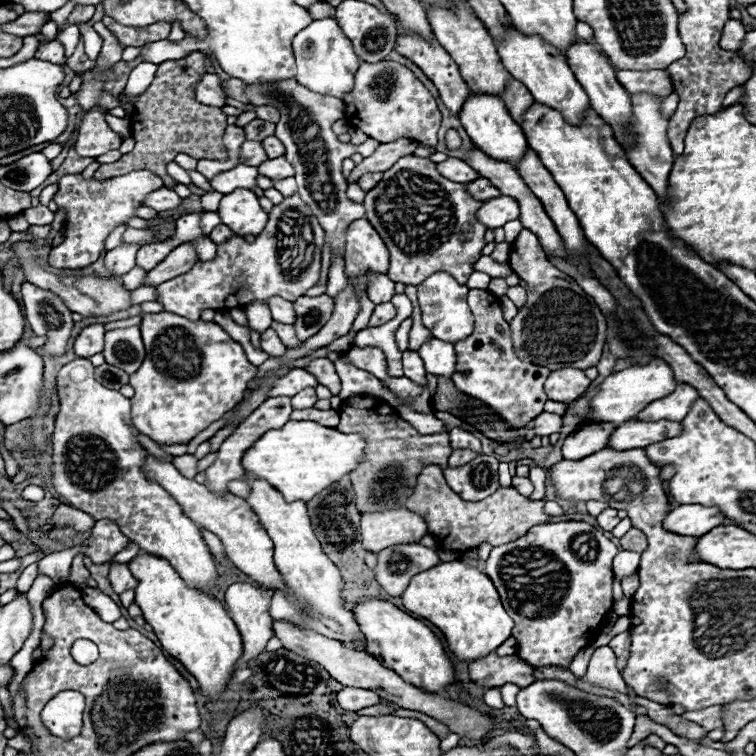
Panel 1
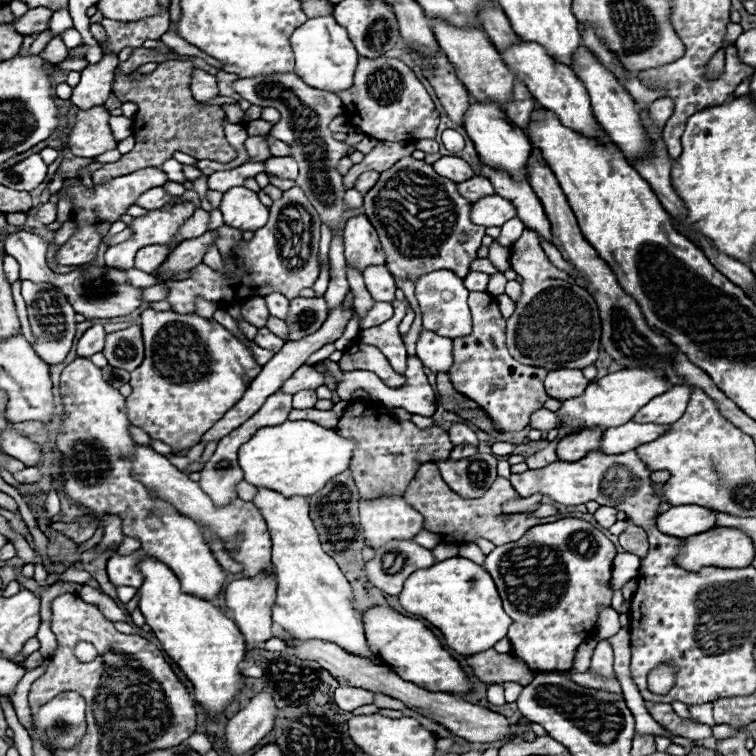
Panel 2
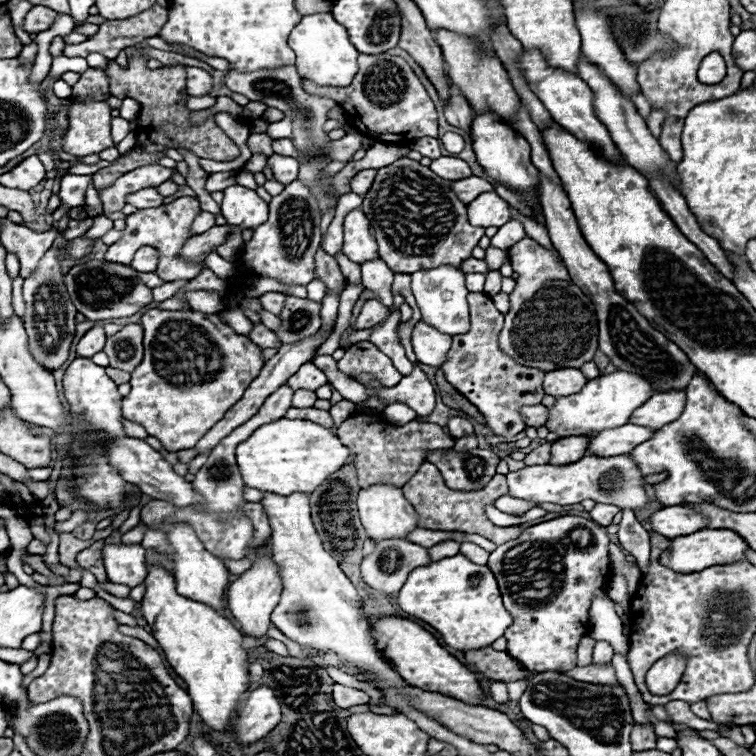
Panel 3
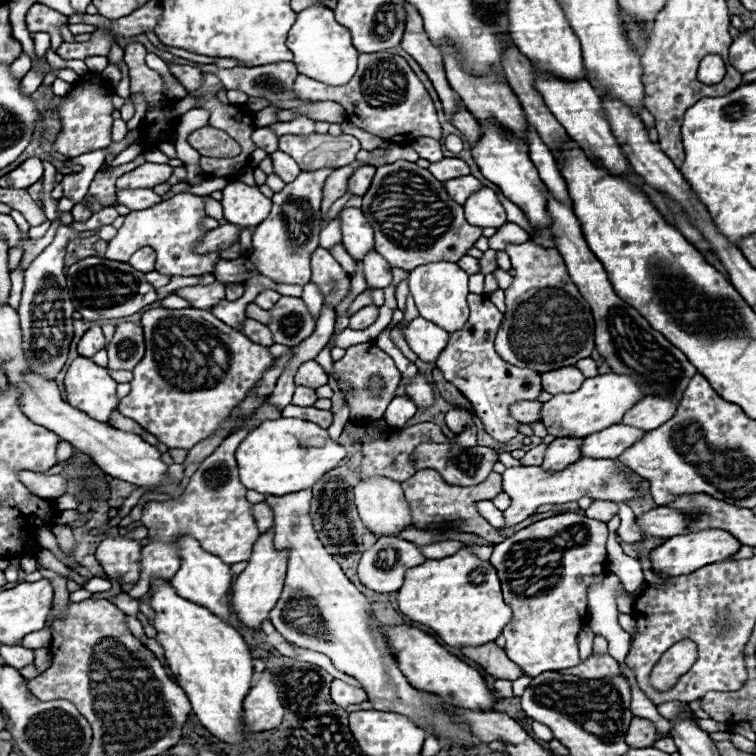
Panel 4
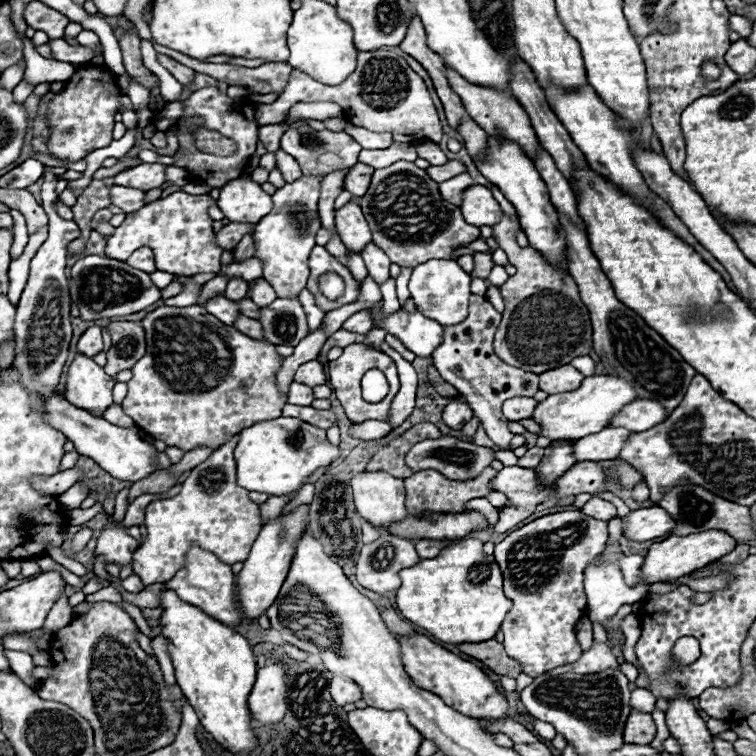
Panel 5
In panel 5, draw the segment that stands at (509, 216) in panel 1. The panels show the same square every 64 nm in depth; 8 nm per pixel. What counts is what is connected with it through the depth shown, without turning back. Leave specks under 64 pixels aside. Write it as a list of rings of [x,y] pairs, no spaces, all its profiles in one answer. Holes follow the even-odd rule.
[[[472,184],[462,192],[462,216],[474,226],[492,226],[502,218],[502,208],[486,186]]]

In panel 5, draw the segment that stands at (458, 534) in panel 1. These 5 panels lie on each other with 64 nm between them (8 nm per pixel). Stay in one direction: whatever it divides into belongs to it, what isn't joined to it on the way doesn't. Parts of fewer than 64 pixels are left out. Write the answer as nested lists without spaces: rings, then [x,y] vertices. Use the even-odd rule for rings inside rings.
[[[488,466],[482,470],[476,478],[460,482],[460,480],[448,480],[438,470],[422,470],[414,472],[410,478],[404,480],[406,486],[406,510],[408,512],[464,512],[464,504],[472,498],[480,498],[492,492],[490,480],[494,478],[494,470]]]

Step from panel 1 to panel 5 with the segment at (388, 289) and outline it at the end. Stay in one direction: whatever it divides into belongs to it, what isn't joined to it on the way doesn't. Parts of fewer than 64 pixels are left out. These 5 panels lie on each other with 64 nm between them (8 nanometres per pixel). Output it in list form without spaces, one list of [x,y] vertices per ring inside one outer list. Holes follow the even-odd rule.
[[[366,244],[366,248],[362,250],[362,258],[366,262],[366,268],[368,268],[368,274],[378,282],[378,284],[384,284],[390,274],[388,274],[388,268],[390,268],[390,258],[374,244]]]

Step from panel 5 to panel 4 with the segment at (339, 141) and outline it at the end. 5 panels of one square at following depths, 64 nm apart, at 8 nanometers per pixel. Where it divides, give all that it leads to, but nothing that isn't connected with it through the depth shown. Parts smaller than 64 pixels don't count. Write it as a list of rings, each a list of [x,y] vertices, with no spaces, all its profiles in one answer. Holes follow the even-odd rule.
[[[286,134],[280,136],[278,148],[290,154],[304,172],[314,172],[320,168],[342,168],[352,164],[360,152],[360,142],[348,134]]]

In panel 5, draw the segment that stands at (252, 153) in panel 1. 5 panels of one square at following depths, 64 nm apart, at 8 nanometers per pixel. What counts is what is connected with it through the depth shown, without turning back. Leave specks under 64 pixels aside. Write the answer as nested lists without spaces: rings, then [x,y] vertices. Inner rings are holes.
[[[268,124],[268,126],[260,126],[258,130],[258,138],[264,144],[264,148],[268,152],[276,152],[280,148],[280,138],[284,134],[284,124]]]

